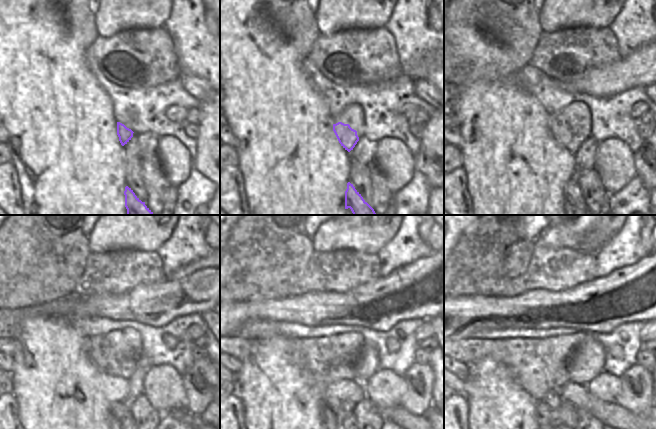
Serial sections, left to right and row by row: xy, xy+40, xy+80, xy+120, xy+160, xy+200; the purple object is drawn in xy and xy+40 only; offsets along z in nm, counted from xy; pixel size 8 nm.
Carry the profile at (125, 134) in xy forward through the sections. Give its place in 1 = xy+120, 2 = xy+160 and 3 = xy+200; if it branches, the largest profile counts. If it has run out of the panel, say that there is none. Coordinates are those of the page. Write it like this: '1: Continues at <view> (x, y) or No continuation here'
1: Continues at xy+120 (117, 361)
2: Continues at xy+160 (326, 363)
3: Continues at xy+200 (541, 372).

